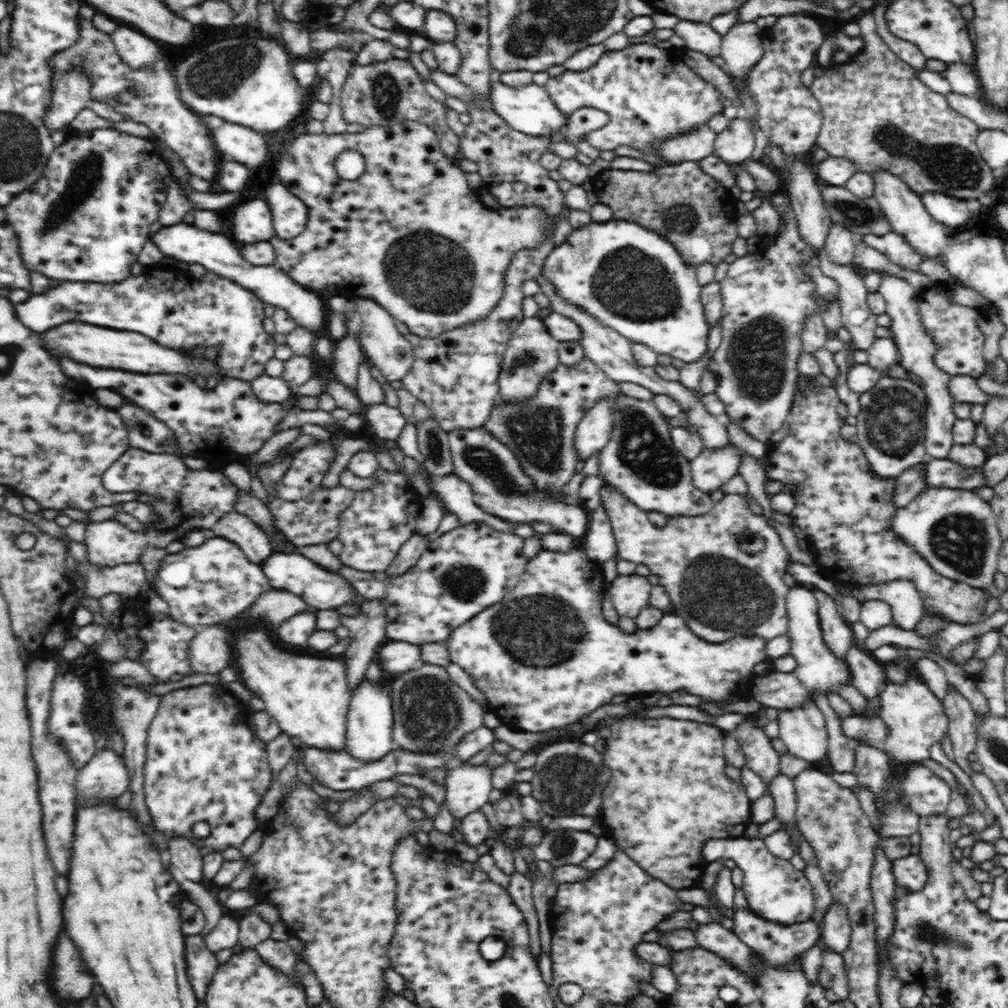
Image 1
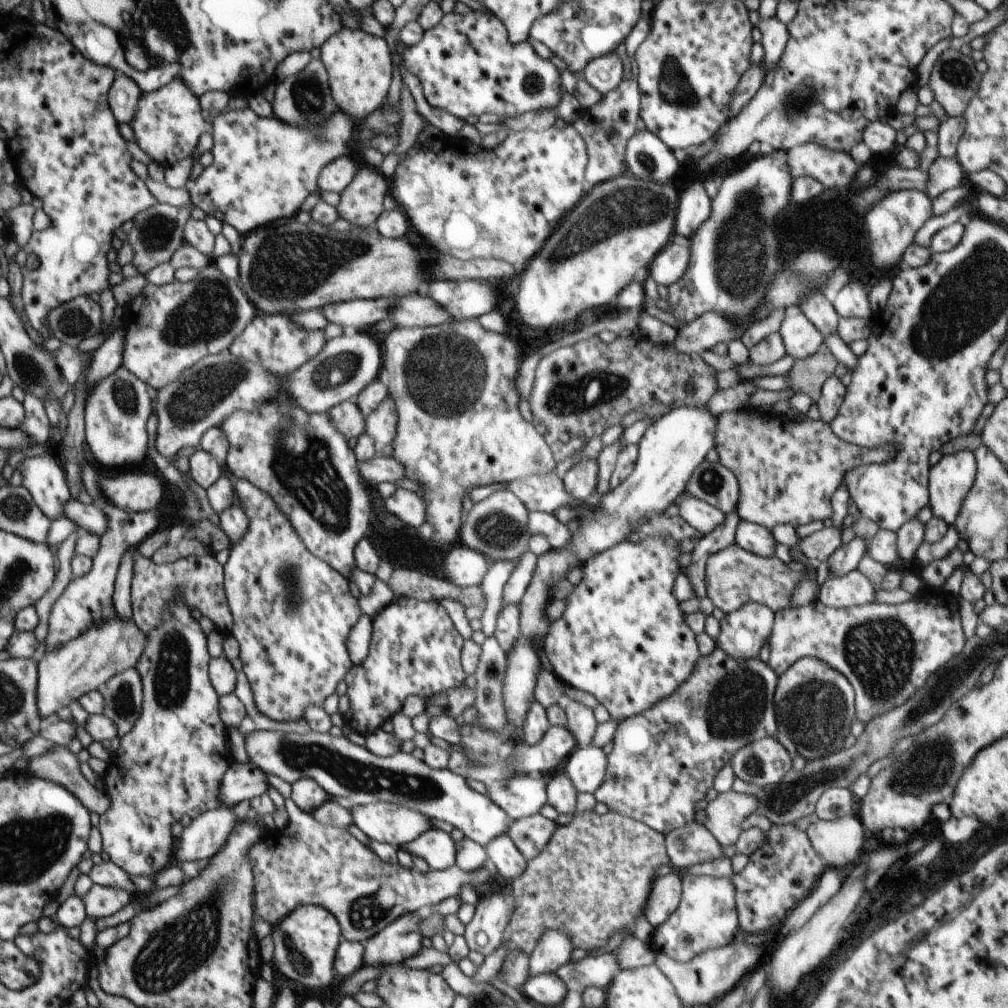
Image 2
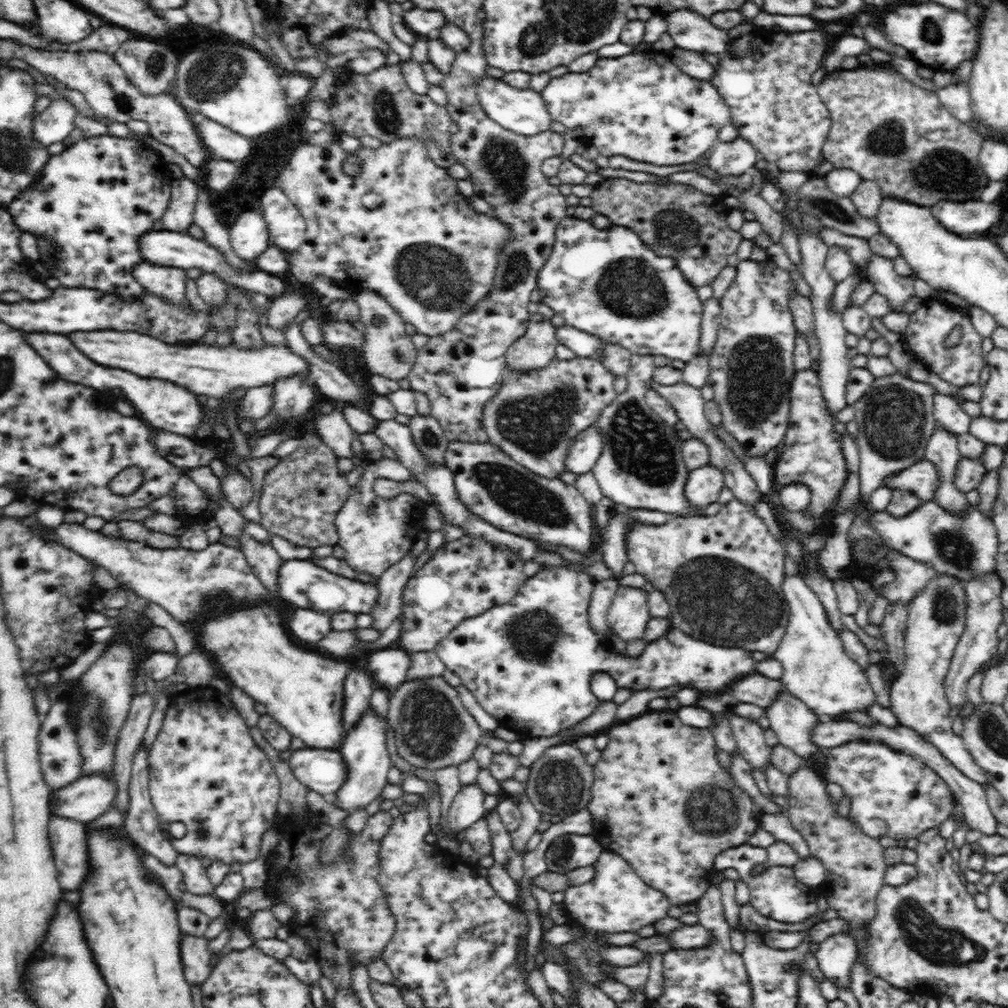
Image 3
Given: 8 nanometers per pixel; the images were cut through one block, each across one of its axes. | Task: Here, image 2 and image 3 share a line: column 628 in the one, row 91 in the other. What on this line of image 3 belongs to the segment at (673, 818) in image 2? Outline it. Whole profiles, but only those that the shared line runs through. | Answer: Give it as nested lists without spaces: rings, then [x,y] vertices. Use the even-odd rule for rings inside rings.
[[[774,31],[774,36],[768,36],[768,42],[753,40],[751,53],[745,55],[720,55],[711,83],[720,97],[724,98],[731,111],[731,123],[738,129],[742,139],[748,141],[756,153],[776,168],[784,172],[803,172],[809,174],[823,162],[822,144],[829,135],[832,120],[828,107],[822,103],[817,92],[817,86],[812,84],[812,75],[822,68],[826,55],[826,38],[822,31],[800,31],[795,33]]]

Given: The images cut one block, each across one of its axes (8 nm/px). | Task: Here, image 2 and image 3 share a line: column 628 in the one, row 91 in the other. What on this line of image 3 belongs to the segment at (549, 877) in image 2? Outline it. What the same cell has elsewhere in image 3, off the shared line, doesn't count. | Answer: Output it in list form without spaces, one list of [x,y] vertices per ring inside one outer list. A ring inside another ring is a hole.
[[[890,64],[880,67],[882,70],[861,66],[850,70],[834,70],[817,86],[818,95],[828,107],[832,120],[830,133],[822,144],[823,159],[831,162],[834,169],[854,170],[863,180],[875,182],[886,198],[911,202],[929,209],[940,200],[966,202],[980,199],[989,181],[979,162],[983,138],[968,123],[952,117],[940,103],[937,92],[913,85]],[[938,130],[939,141],[928,138],[934,132],[938,134]]]

